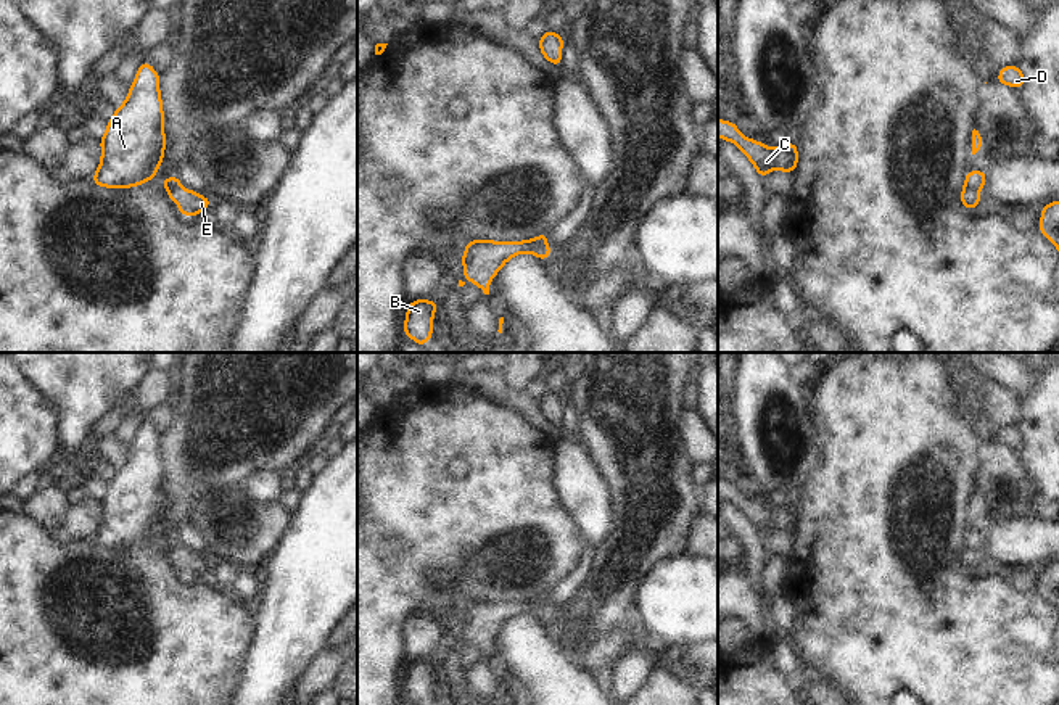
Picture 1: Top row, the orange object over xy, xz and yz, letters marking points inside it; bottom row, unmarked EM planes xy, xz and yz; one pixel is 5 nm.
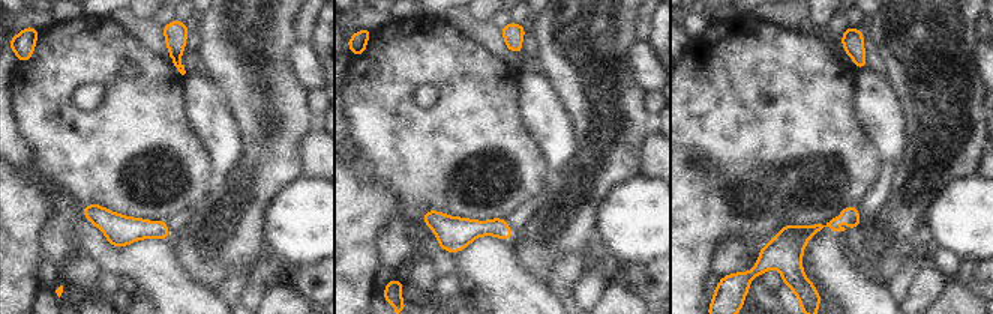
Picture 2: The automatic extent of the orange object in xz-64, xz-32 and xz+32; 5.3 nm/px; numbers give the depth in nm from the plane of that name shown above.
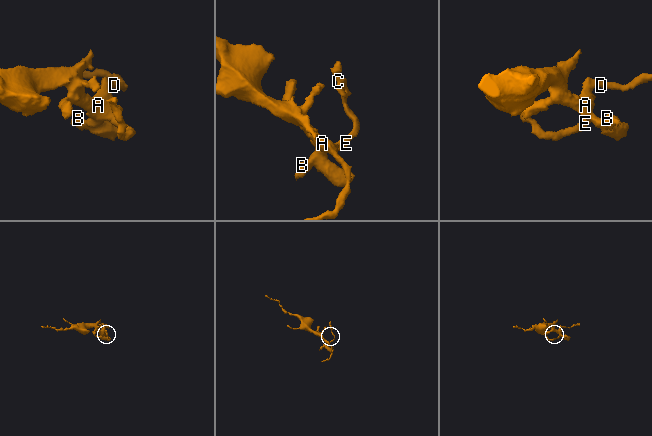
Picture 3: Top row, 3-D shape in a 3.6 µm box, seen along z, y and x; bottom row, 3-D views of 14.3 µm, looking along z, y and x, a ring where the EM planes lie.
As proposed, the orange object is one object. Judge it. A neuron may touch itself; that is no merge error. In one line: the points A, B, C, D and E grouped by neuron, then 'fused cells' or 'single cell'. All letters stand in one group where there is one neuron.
A B D / C E | fused cells

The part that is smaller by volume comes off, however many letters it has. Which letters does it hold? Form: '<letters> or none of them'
C, E.

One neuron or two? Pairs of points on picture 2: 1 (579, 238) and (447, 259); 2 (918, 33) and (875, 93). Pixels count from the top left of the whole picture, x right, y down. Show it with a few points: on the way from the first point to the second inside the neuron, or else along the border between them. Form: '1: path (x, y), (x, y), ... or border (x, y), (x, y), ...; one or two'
1: border (507, 242), (513, 259), (531, 277); two
2: border (881, 74), (893, 90), (902, 111); two

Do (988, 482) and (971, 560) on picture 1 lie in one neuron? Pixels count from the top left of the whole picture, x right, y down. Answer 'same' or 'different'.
different

